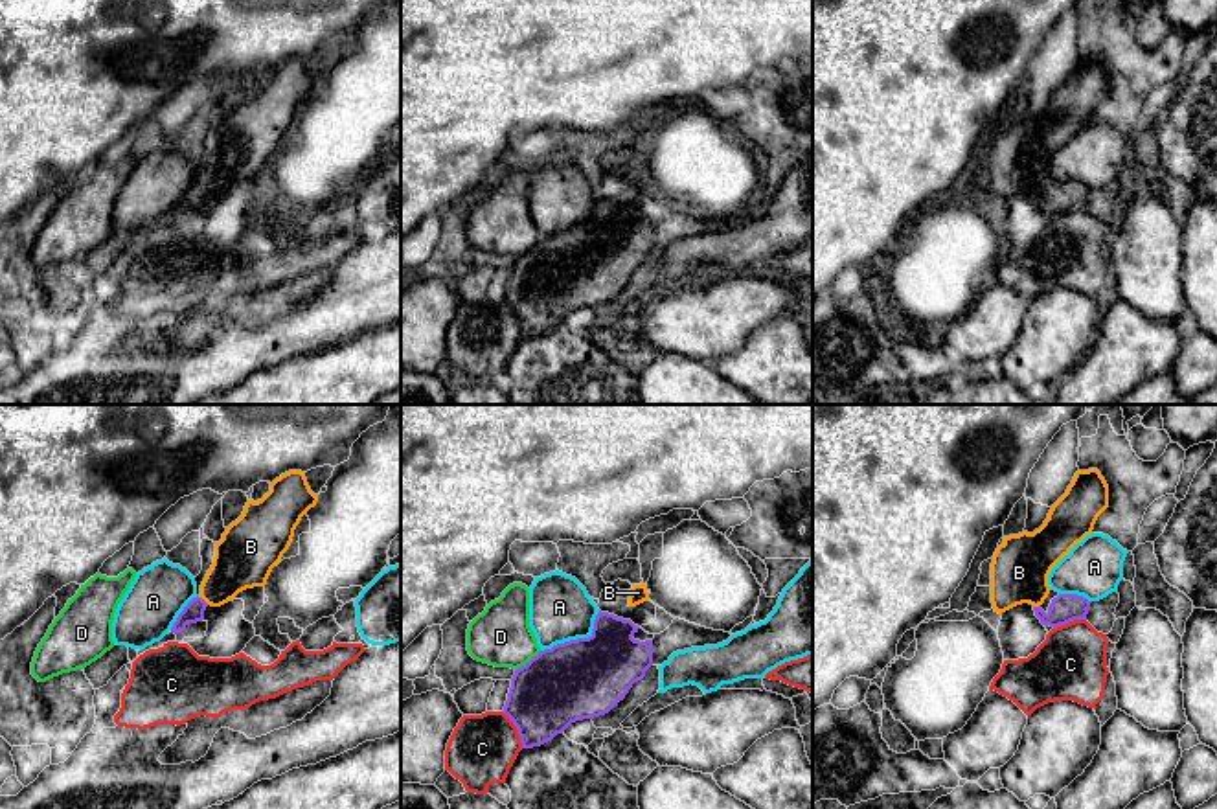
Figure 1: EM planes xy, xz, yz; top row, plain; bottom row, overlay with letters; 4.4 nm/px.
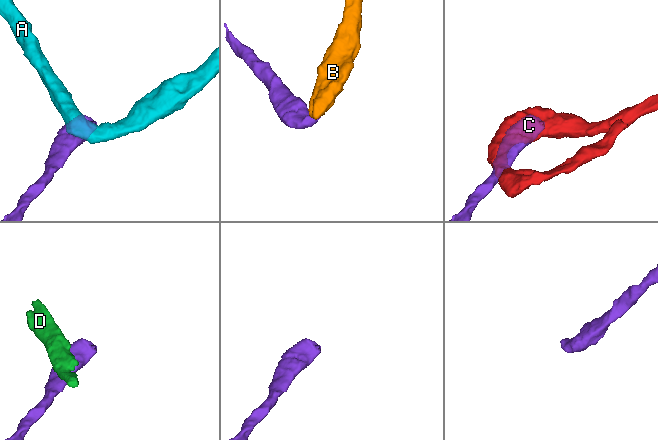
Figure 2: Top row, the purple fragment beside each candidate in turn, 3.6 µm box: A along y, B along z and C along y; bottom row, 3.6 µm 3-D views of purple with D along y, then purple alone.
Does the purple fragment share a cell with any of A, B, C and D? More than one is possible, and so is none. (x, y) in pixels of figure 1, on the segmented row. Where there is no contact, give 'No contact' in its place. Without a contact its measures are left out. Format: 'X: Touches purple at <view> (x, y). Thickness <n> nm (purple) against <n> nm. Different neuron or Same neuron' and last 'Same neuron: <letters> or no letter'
A: Touches purple at xz (578, 638). Thickness 360 nm (purple) against 280 nm. Different neuron
B: Touches purple at xy (203, 600). Thickness 90 nm (purple) against 260 nm. Same neuron
C: Touches purple at xz (517, 729). Thickness 340 nm (purple) against 300 nm. Different neuron
D: Touches purple at xz (530, 660). Thickness 360 nm (purple) against 260 nm. Different neuron
Same neuron: B

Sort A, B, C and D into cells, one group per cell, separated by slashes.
A / B / C / D

